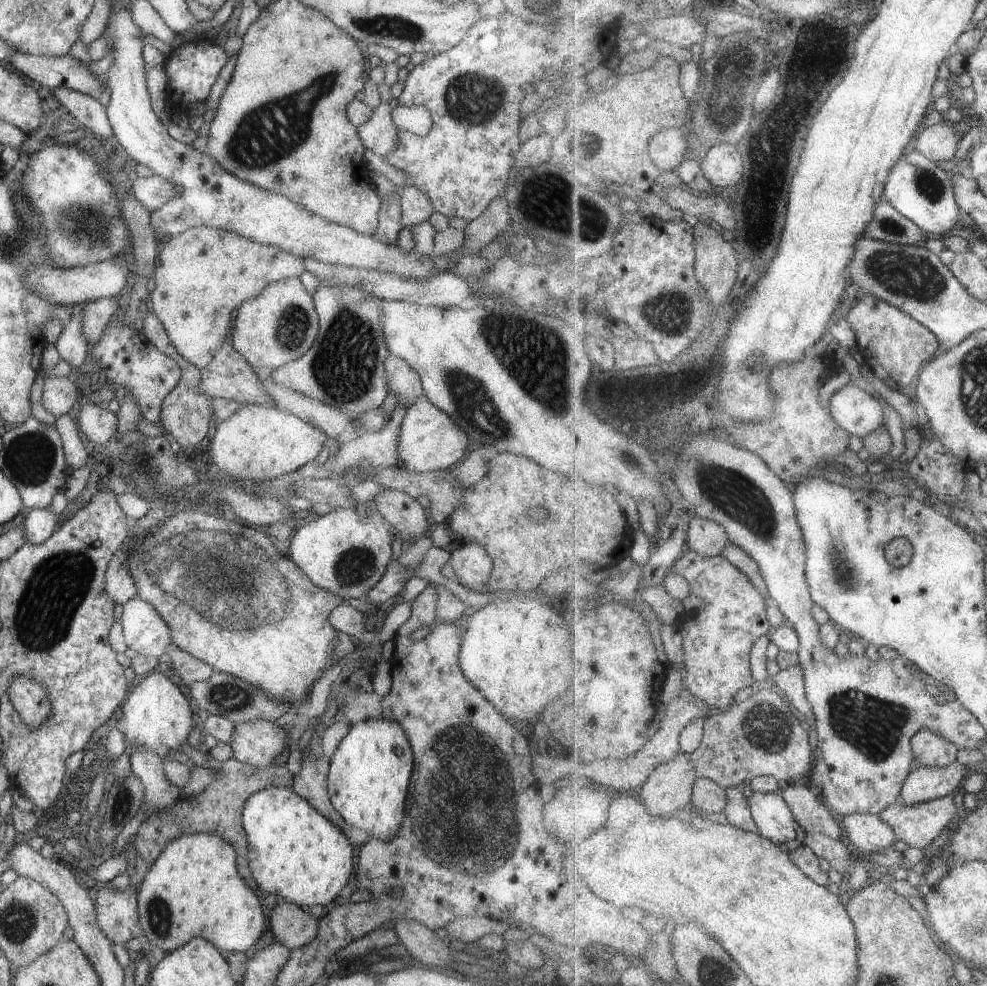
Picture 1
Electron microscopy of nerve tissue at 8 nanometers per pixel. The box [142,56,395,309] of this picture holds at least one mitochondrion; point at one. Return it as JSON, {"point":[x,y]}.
{"point":[253,145]}

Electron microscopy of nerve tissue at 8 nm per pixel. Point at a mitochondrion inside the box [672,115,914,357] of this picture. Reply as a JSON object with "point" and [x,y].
{"point":[888,226]}

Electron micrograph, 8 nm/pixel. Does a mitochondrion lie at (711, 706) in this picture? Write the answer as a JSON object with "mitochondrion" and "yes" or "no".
{"mitochondrion":"no"}

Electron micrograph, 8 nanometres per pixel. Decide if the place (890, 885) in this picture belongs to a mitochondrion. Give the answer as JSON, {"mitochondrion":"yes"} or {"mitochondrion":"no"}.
{"mitochondrion":"no"}

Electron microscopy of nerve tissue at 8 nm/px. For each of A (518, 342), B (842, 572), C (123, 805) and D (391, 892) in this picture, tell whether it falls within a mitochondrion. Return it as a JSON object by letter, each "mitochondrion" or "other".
{"A":"mitochondrion","B":"mitochondrion","C":"mitochondrion","D":"other"}

